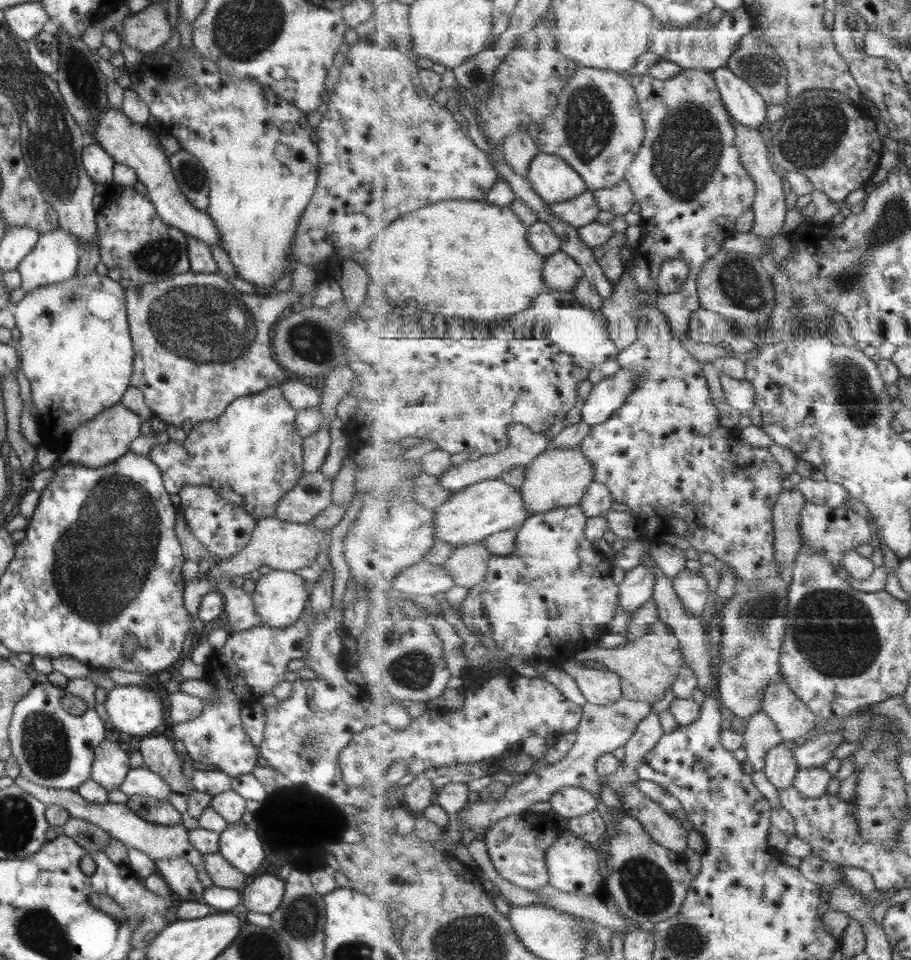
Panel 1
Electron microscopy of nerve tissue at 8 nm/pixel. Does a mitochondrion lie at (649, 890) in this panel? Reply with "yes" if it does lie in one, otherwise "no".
yes

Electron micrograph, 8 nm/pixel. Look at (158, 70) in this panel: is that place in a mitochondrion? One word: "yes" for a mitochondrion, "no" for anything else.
no

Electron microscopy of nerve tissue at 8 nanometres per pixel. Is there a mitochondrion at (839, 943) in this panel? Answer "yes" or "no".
no

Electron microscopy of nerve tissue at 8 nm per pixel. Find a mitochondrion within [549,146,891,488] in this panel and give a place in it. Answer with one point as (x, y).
(855, 394)

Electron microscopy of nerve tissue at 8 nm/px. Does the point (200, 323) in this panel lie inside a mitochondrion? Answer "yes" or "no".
yes

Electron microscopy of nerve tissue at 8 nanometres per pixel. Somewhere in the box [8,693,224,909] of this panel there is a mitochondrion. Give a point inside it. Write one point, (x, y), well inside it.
(44, 745)

